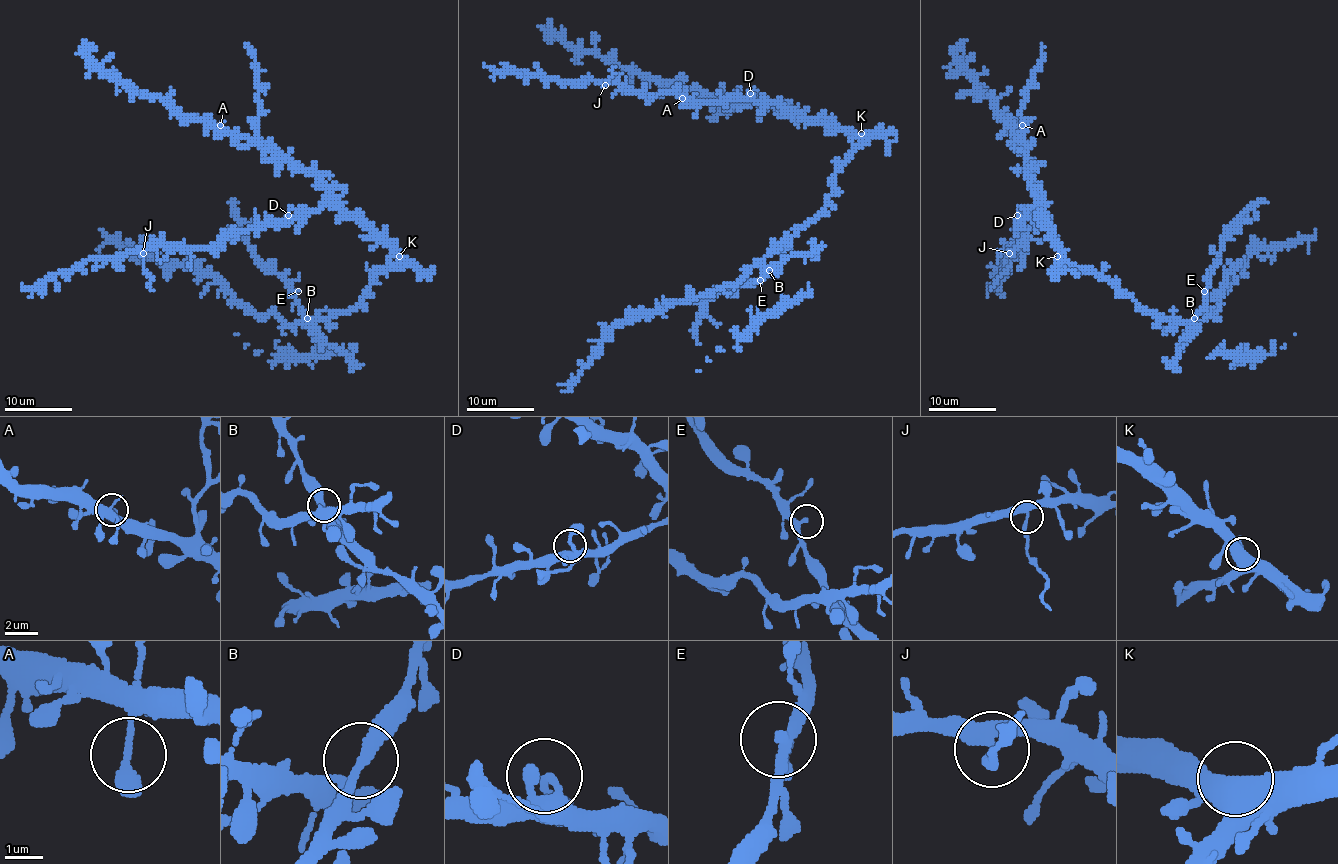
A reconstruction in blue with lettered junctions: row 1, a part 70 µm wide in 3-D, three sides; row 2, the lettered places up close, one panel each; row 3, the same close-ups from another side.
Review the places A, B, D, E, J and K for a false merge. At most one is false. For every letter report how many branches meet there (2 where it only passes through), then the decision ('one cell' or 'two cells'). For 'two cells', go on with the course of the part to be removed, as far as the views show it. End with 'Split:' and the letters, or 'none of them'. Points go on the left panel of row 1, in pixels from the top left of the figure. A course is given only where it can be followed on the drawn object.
A: branches 2; one cell
B: branches 3; one cell
D: branches 2; one cell
E: branches 2; one cell
J: branches 3; two cells; course (143, 252), (143, 267), (151, 279), (149, 288), (153, 291)
K: branches 3; one cell
Split: J

